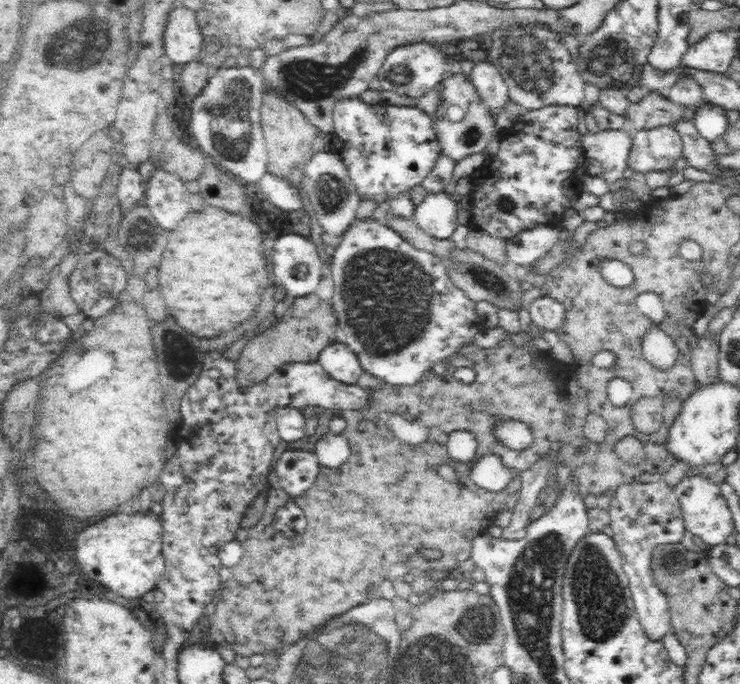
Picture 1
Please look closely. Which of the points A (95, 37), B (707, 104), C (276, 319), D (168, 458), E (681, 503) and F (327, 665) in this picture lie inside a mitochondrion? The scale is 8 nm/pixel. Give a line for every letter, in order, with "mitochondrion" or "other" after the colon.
A: mitochondrion
B: other
C: other
D: other
E: other
F: mitochondrion

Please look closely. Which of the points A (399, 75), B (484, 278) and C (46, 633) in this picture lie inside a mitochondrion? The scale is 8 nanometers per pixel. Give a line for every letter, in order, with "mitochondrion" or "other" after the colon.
A: mitochondrion
B: mitochondrion
C: other

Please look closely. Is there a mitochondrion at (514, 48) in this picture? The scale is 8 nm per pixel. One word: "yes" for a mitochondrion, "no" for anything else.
yes

